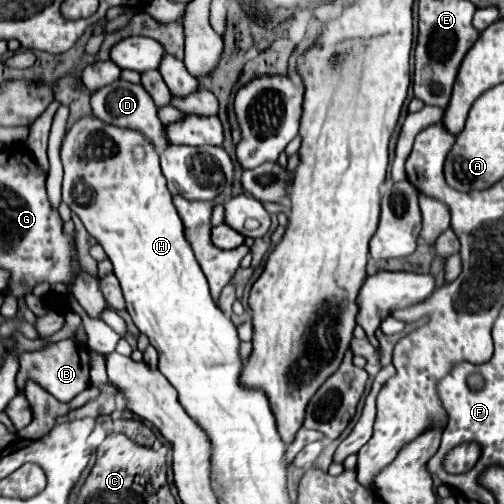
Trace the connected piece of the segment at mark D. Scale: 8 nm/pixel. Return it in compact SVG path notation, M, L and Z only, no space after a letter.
M116 80L116 82L112 82L108 86L102 86L96 92L92 92L90 104L92 104L94 114L100 120L112 122L116 126L124 126L124 128L132 128L132 130L144 132L144 136L154 142L158 152L162 152L162 148L166 144L166 140L164 140L164 126L162 126L162 122L158 118L156 104L152 102L152 96L146 94L142 84L132 84L132 82L126 82L126 80Z

